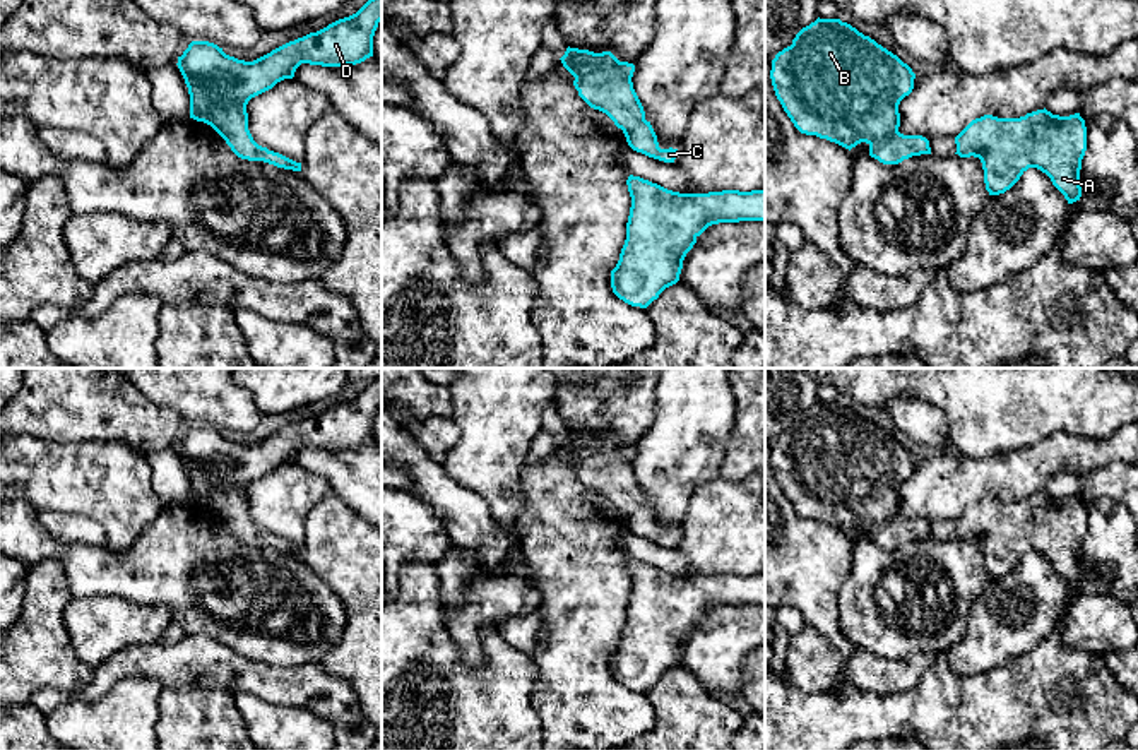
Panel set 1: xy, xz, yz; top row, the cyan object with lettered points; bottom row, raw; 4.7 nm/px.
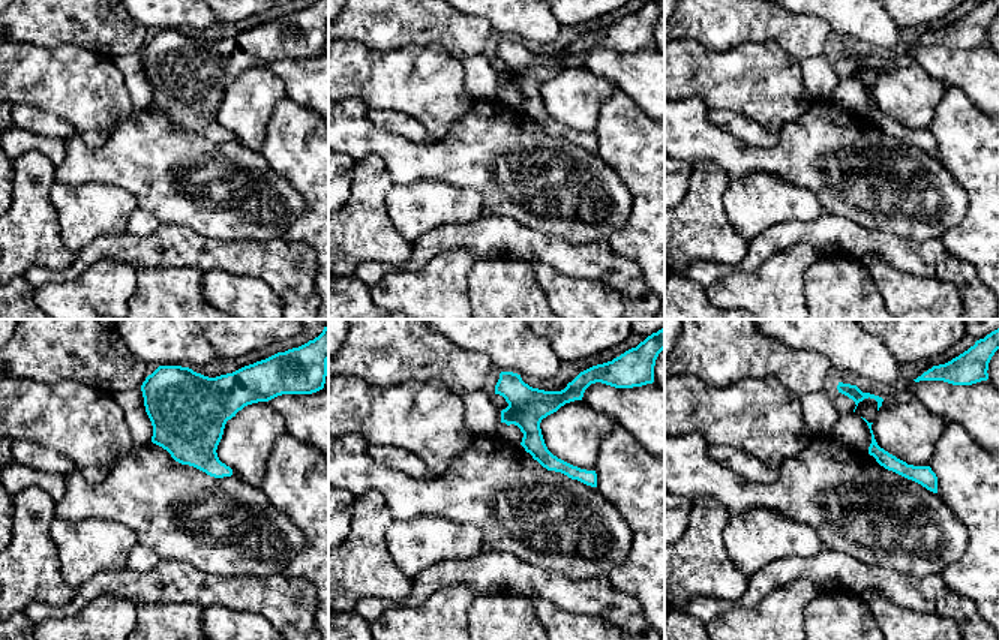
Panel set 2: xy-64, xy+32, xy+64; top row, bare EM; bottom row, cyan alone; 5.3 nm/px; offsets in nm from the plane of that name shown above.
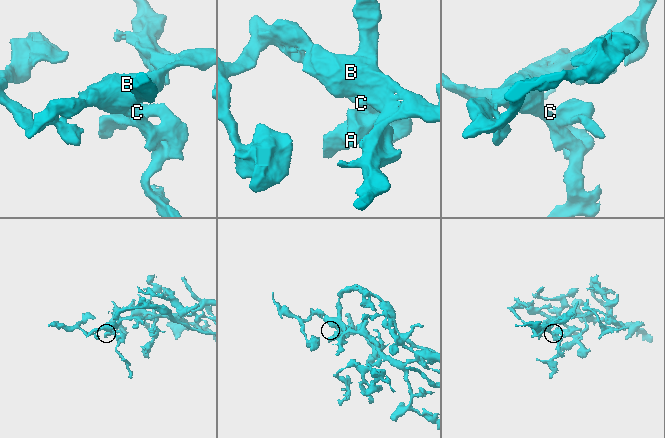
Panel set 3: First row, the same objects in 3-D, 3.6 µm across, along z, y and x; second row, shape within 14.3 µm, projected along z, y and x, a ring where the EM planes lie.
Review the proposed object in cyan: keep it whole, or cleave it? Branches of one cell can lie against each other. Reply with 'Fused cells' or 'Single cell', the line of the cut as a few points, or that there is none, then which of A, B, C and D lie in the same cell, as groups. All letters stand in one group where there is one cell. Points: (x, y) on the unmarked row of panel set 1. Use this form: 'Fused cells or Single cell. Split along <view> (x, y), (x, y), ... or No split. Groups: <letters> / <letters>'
Single cell. No split. Groups: A B C D

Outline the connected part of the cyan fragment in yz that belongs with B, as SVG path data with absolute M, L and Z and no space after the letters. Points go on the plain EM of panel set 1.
M818 401L803 411L792 428L772 443L770 462L777 483L801 517L827 522L849 534L866 526L869 539L883 548L931 538L926 521L898 515L898 488L914 473L912 452L840 402Z

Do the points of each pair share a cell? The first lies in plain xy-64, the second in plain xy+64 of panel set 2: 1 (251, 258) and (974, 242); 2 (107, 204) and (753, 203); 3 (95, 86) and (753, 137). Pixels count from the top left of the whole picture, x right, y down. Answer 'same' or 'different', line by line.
1: different
2: same
3: different

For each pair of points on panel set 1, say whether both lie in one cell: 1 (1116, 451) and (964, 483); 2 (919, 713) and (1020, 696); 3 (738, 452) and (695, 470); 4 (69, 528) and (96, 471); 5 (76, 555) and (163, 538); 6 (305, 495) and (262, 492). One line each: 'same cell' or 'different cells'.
1: same cell
2: same cell
3: different cells
4: different cells
5: same cell
6: same cell

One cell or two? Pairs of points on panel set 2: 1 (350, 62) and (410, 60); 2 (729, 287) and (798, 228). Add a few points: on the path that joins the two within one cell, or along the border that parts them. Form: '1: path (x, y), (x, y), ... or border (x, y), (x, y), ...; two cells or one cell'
1: path (365, 62), (395, 62); one cell
2: border (777, 252), (752, 270), (737, 269); two cells

